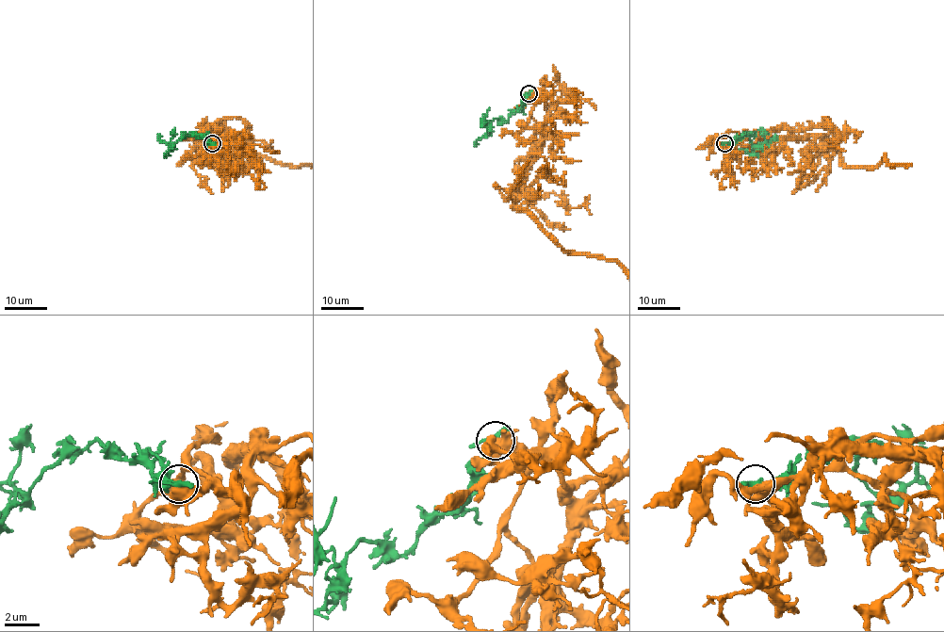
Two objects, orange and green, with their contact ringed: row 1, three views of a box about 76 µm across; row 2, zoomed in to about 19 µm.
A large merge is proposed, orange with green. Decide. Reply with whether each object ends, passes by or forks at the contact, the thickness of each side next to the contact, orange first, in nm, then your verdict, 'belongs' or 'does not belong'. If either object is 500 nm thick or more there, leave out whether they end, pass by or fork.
650/260 nm | does not belong

